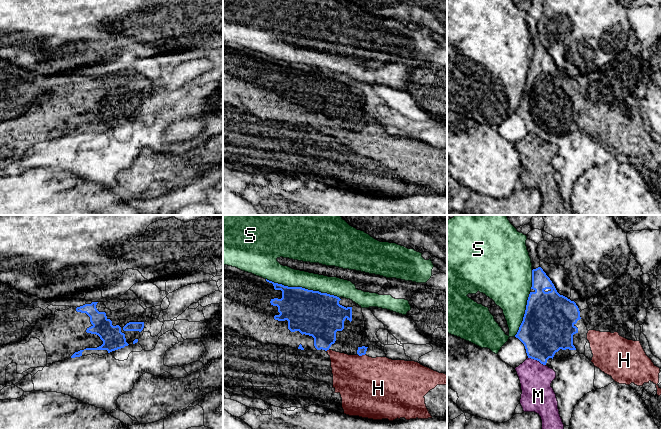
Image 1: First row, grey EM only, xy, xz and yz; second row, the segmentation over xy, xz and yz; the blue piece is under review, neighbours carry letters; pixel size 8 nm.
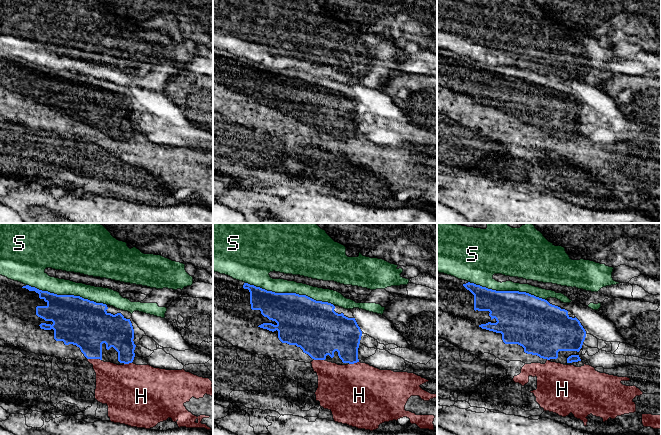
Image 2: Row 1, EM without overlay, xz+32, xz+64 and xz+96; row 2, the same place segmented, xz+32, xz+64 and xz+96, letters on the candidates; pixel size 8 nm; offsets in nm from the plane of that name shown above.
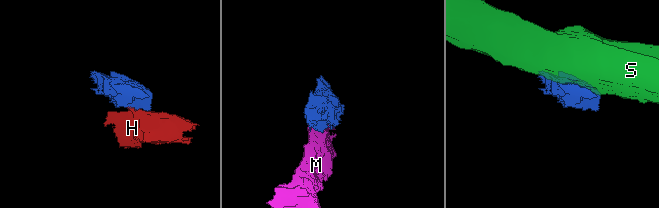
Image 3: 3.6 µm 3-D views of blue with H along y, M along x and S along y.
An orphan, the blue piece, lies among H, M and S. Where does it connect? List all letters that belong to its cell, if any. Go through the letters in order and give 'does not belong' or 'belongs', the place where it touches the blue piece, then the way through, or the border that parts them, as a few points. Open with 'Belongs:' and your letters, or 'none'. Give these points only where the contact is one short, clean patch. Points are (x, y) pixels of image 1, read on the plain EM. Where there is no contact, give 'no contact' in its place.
Belongs: H
H: belongs; contact xz (361, 131)
M: does not belong; contact yz (537, 136); border yz (528, 133), (538, 136), (545, 141)
S: does not belong; contact xz (303, 64)

